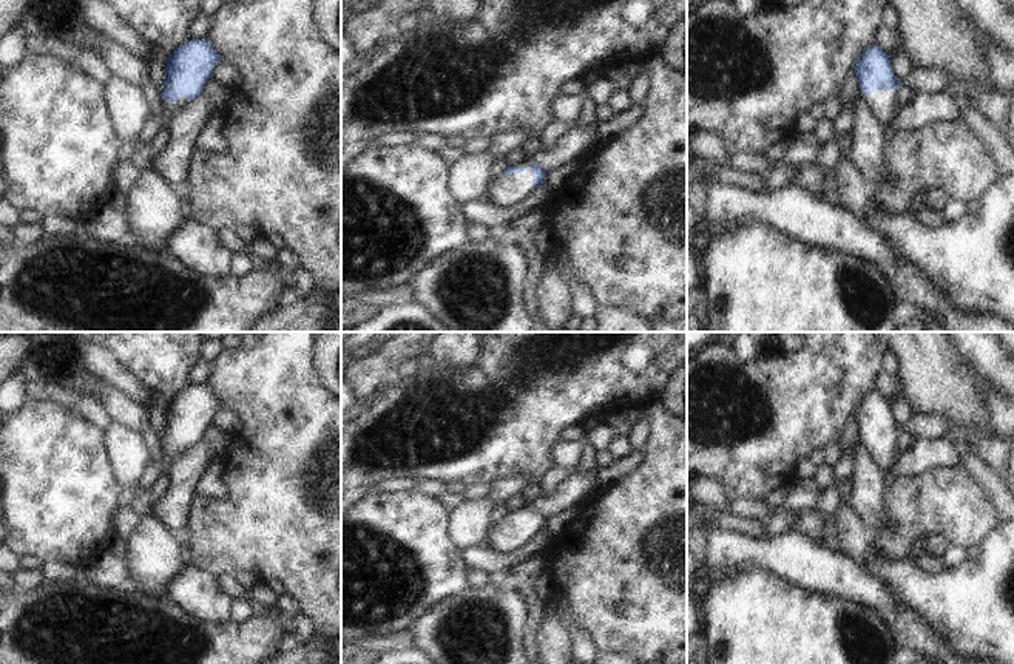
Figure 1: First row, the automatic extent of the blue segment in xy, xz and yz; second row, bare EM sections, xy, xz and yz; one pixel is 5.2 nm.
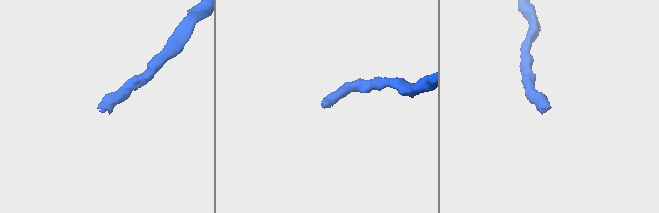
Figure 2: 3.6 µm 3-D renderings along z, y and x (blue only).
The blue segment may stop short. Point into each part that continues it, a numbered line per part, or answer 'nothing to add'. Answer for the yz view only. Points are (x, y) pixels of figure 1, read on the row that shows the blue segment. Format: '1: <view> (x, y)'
1: yz (883, 102)

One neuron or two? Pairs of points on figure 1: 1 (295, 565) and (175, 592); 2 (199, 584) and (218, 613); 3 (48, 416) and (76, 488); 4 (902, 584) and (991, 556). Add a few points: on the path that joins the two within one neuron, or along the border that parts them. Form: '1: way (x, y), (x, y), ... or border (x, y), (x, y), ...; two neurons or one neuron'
1: border (185, 564), (216, 576); two neurons
2: way (199, 592), (210, 606); one neuron
3: way (48, 434), (48, 459), (57, 470); one neuron
4: way (923, 584), (963, 584), (970, 578); one neuron

